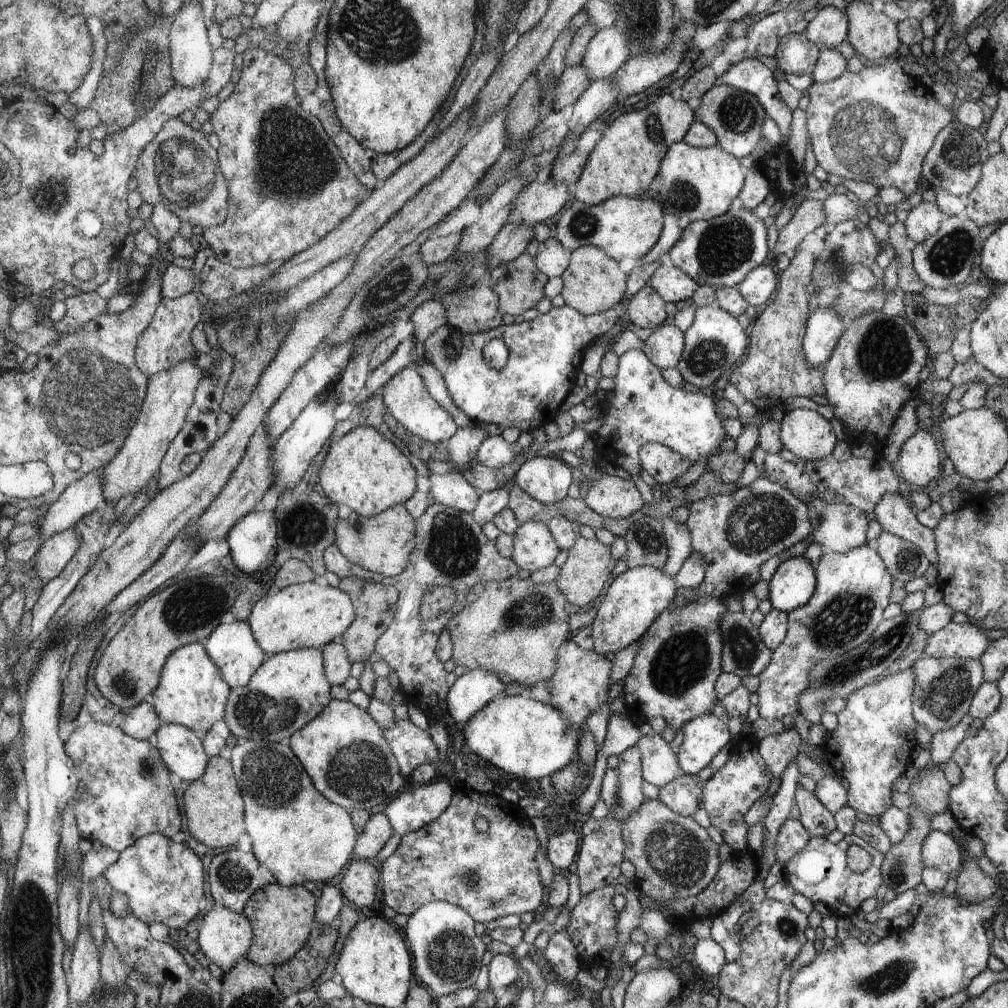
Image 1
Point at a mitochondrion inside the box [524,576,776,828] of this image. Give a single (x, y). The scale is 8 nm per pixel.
(680, 662)

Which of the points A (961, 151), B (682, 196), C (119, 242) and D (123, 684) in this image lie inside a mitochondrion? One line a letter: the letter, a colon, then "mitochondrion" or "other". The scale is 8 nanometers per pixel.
A: mitochondrion
B: mitochondrion
C: other
D: mitochondrion

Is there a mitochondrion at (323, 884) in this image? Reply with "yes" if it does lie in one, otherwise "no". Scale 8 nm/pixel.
no

